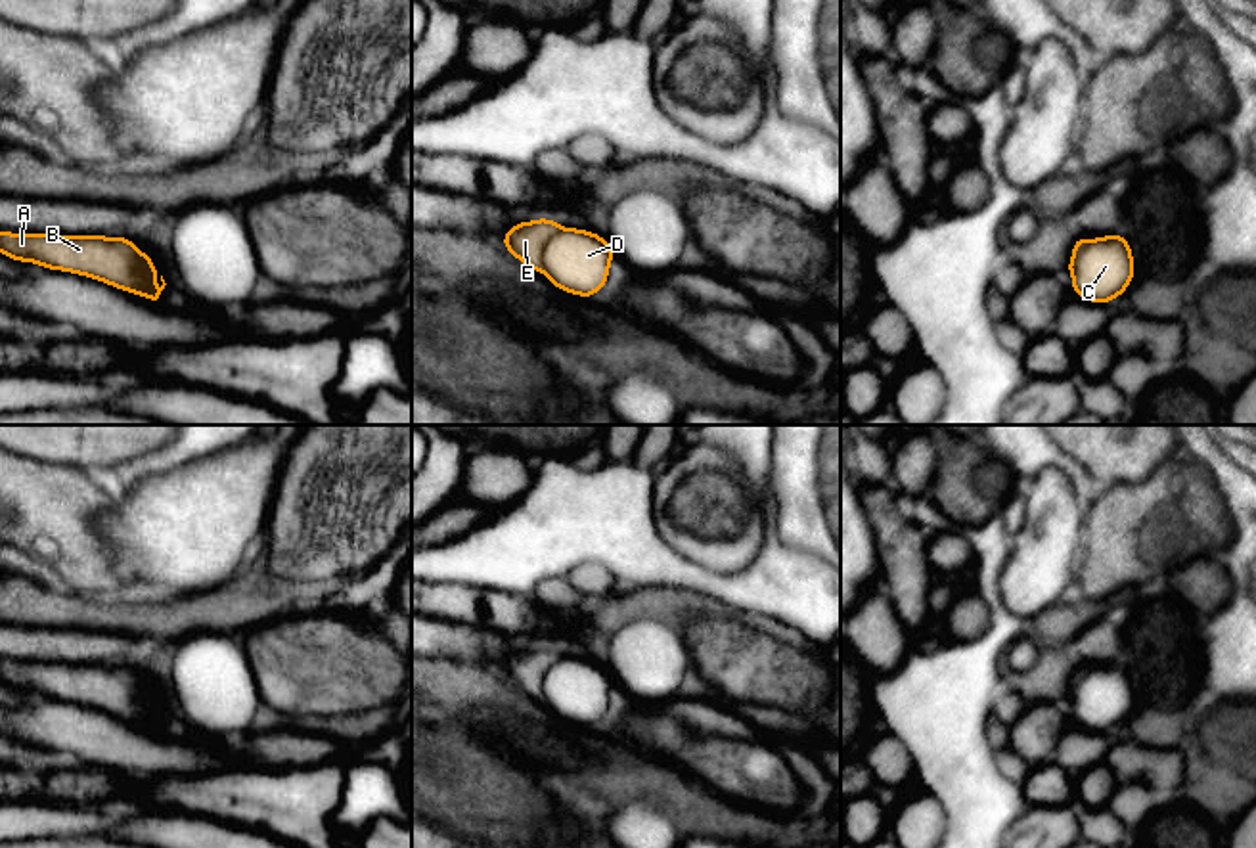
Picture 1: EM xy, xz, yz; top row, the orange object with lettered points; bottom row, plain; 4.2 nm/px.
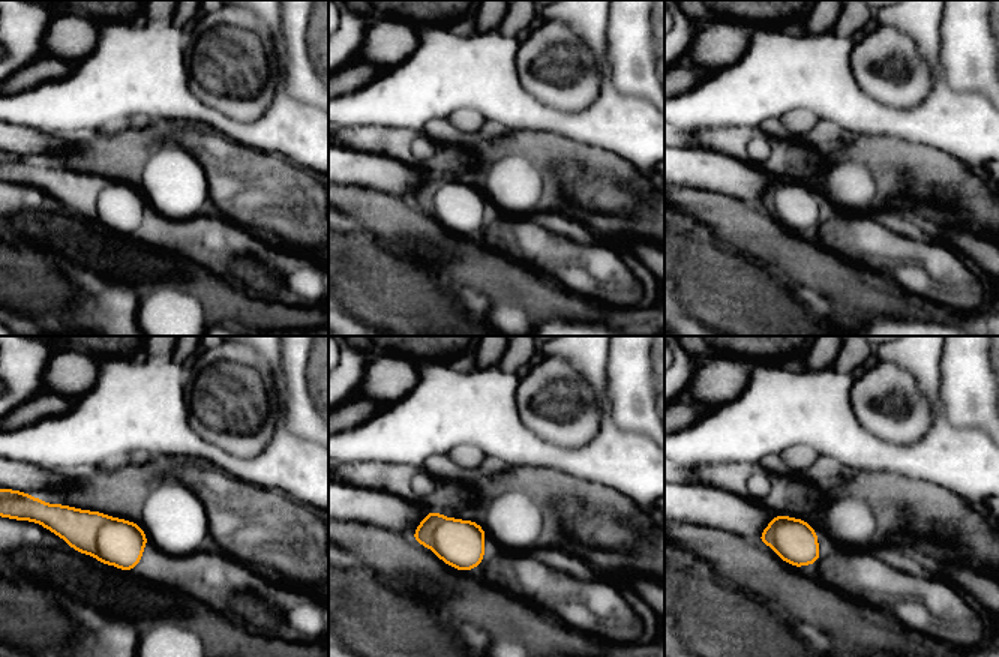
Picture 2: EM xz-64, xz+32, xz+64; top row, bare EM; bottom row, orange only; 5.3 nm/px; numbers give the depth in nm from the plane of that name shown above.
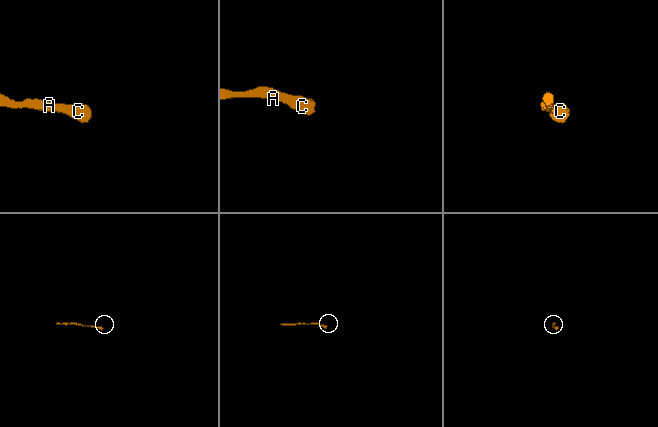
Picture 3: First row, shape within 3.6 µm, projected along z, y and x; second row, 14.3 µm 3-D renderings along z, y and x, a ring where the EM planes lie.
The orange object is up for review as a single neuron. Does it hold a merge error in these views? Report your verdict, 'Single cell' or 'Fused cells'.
Single cell

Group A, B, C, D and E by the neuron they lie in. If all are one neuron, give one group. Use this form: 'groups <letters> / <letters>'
groups A B C D E

